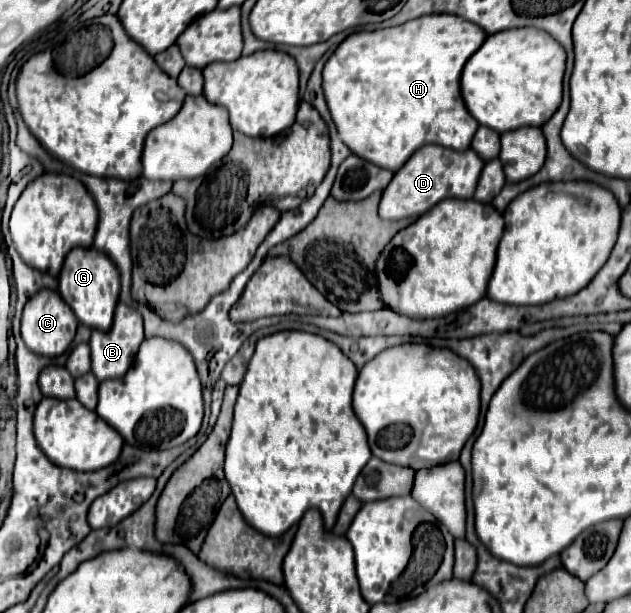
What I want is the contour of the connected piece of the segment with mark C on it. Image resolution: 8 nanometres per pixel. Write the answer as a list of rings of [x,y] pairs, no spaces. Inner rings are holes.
[[[43,288],[35,296],[31,296],[25,304],[23,318],[21,318],[21,336],[31,352],[37,352],[41,356],[59,356],[71,346],[77,326],[79,322],[73,316],[73,310],[69,308],[69,304],[61,300],[61,294],[55,290]]]

